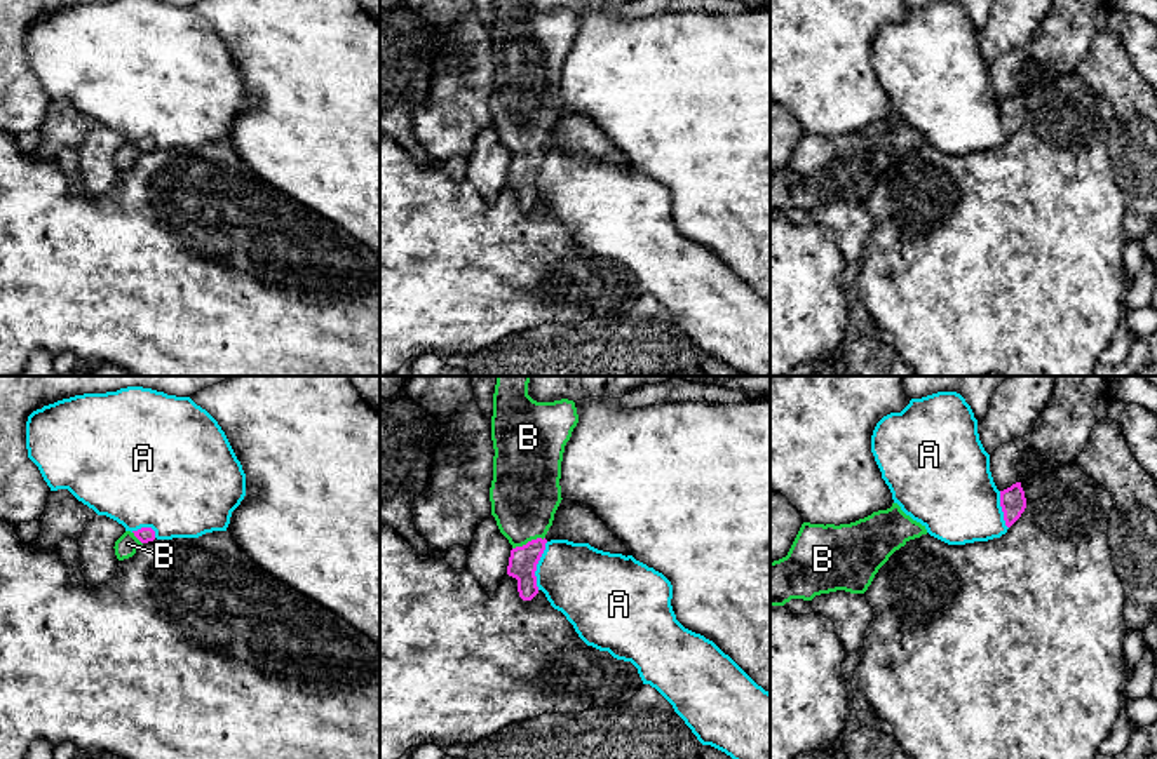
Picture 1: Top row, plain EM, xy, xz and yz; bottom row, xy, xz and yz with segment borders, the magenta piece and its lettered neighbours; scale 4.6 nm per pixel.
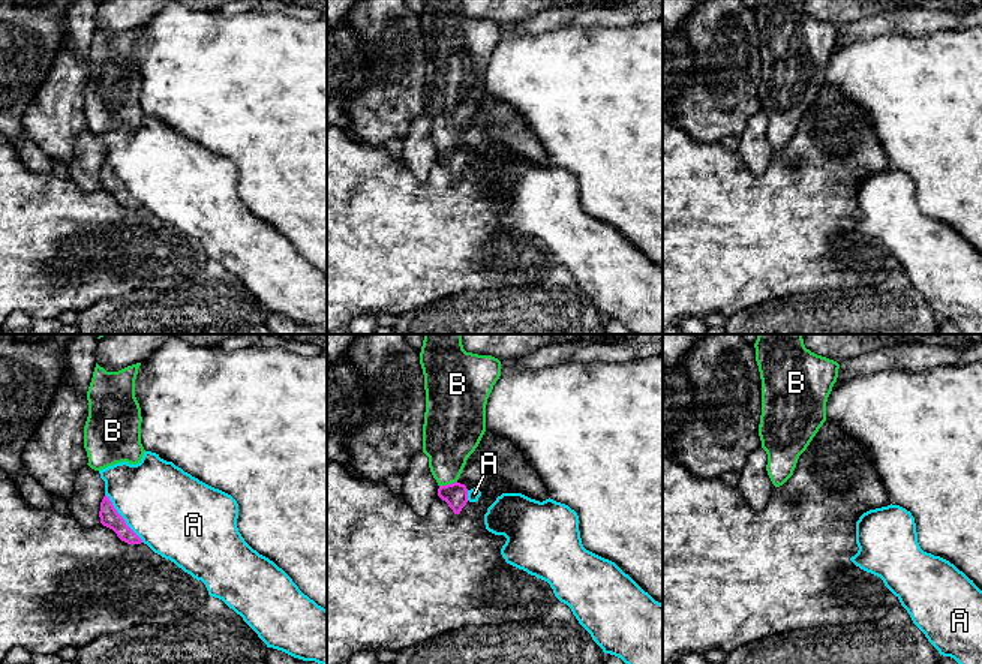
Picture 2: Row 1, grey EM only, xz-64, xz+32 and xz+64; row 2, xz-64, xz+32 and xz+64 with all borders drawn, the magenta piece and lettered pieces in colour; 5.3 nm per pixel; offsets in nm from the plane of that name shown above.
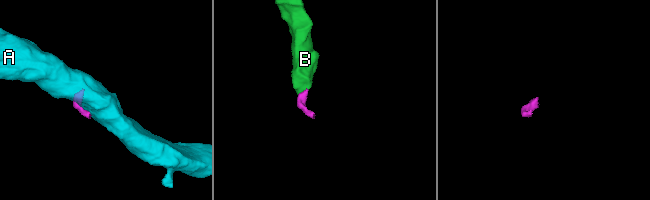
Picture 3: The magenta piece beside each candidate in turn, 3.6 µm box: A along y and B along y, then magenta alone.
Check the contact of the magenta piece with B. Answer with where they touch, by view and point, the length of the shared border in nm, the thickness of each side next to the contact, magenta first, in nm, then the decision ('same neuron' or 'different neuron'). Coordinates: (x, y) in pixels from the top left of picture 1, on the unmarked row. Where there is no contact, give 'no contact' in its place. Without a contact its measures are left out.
meets magenta in xz at (528, 152); contact 160 nm long; 130 nm thick on the magenta side, 320 nm on the other; same neuron

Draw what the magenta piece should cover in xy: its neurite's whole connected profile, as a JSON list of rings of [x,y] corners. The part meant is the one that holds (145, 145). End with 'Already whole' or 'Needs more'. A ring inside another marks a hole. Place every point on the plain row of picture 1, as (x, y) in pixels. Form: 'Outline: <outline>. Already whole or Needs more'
Outline: [[[141,138],[138,141],[125,141],[117,151],[115,151],[115,165],[118,171],[129,169],[136,164],[136,160],[148,151],[155,150],[155,141],[152,138]]]. Needs more

